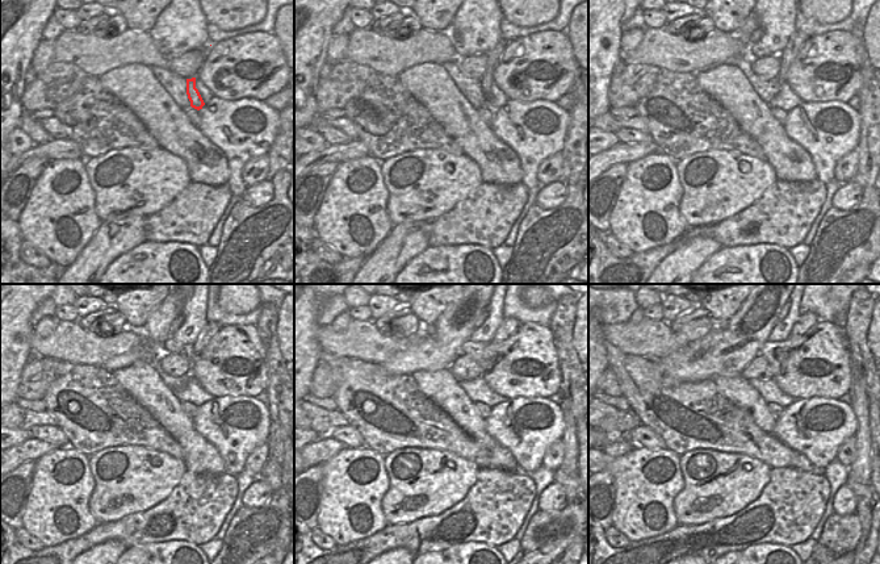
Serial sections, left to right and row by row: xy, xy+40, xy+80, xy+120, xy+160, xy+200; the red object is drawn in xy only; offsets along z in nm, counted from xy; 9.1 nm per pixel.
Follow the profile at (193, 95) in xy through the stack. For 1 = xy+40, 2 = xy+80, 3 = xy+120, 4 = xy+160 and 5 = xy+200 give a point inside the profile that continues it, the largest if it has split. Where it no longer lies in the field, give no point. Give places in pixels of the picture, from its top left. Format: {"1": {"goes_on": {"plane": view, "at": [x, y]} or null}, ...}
{"1": {"goes_on": {"plane": "xy+40", "at": [494, 55]}}, "2": {"goes_on": {"plane": "xy+80", "at": [796, 41]}}, "3": {"goes_on": {"plane": "xy+120", "at": [208, 331]}}, "4": {"goes_on": {"plane": "xy+160", "at": [508, 325]}}, "5": {"goes_on": {"plane": "xy+200", "at": [807, 320]}}}

